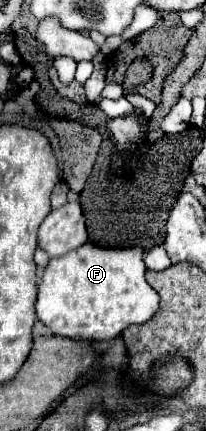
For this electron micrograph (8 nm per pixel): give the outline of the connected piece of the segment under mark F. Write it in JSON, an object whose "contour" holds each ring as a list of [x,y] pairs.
{"contour":[[[87,241],[79,249],[71,253],[59,255],[49,259],[49,265],[43,271],[39,289],[37,289],[37,317],[39,321],[49,327],[55,335],[63,337],[81,337],[93,341],[105,341],[119,335],[129,325],[141,325],[149,321],[159,307],[159,295],[151,289],[145,281],[145,263],[143,251],[139,247],[131,249],[115,249],[115,247],[101,247],[95,241]]]}

